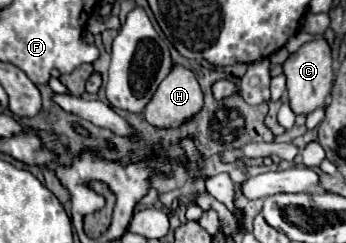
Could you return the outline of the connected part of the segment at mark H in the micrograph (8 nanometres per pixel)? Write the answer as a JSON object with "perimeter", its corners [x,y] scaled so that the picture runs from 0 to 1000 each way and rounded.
{"perimeter":[[[503,263],[491,305],[462,337],[416,477],[439,519],[514,519],[584,436],[584,370],[555,288]]]}

